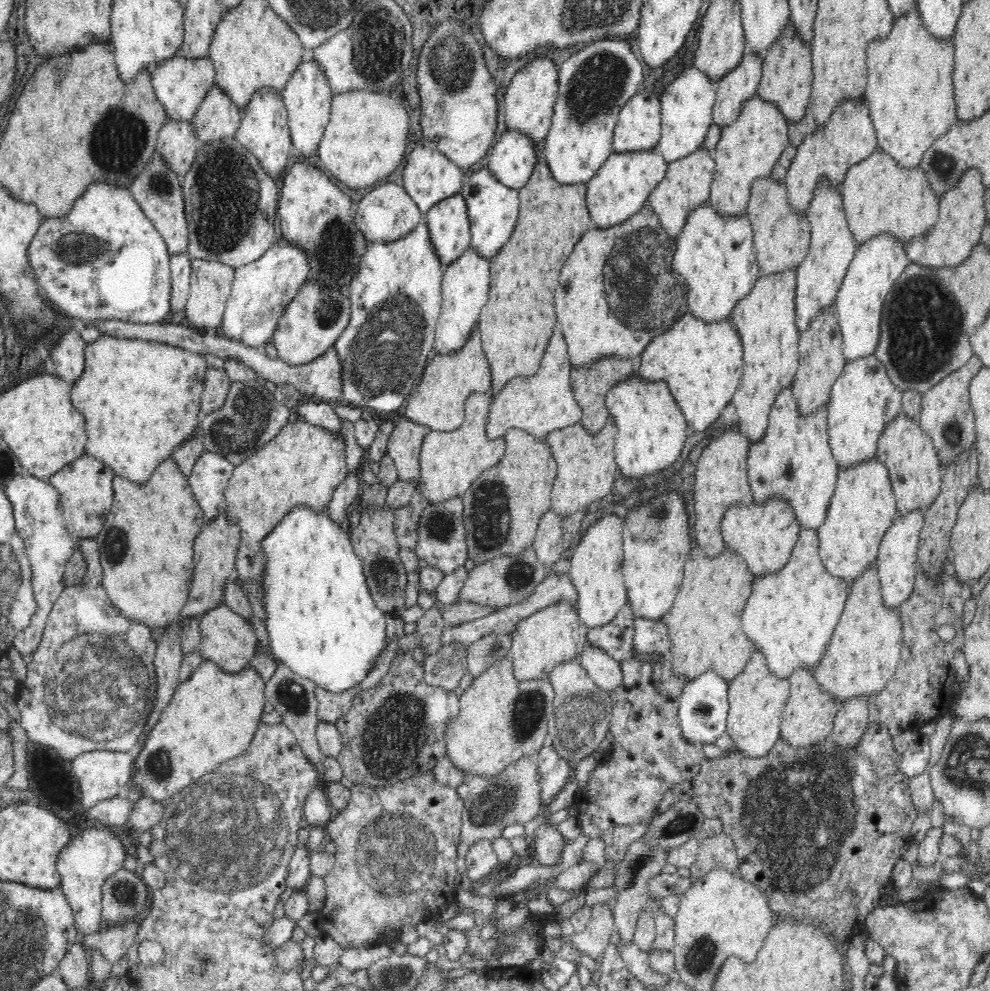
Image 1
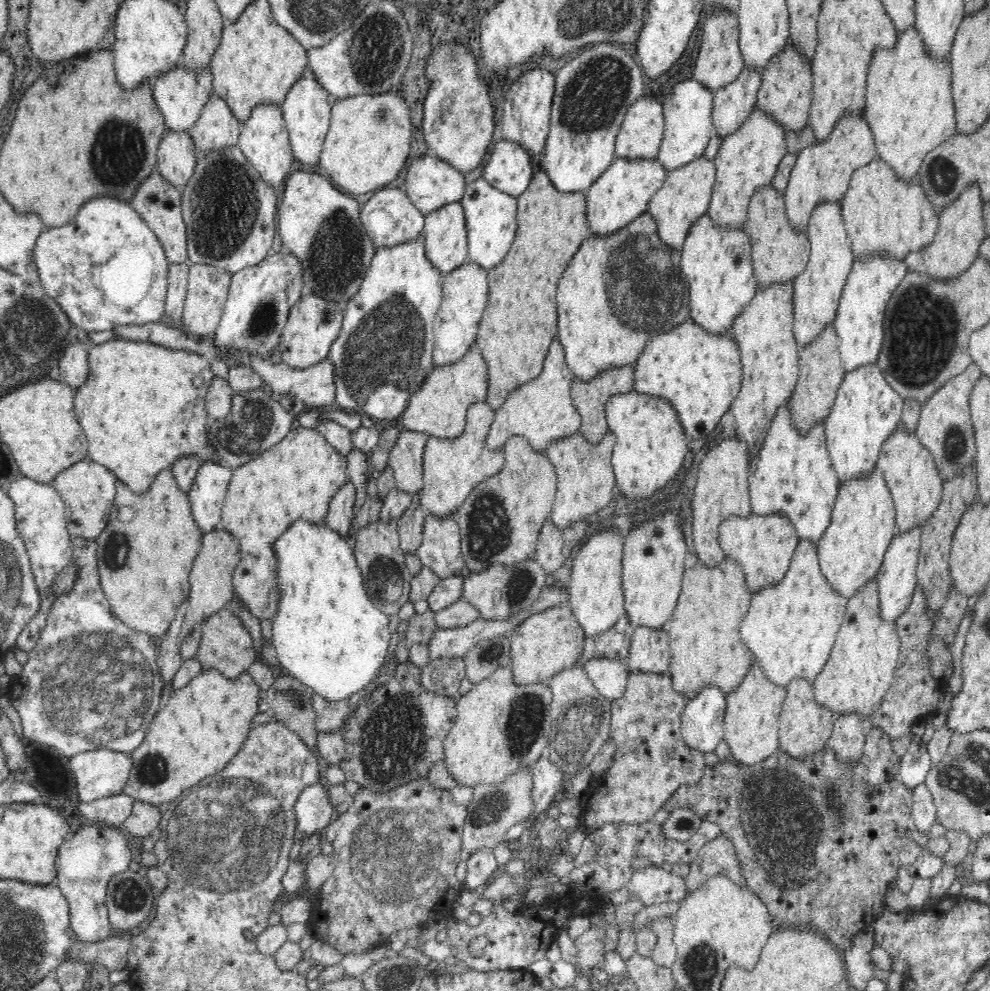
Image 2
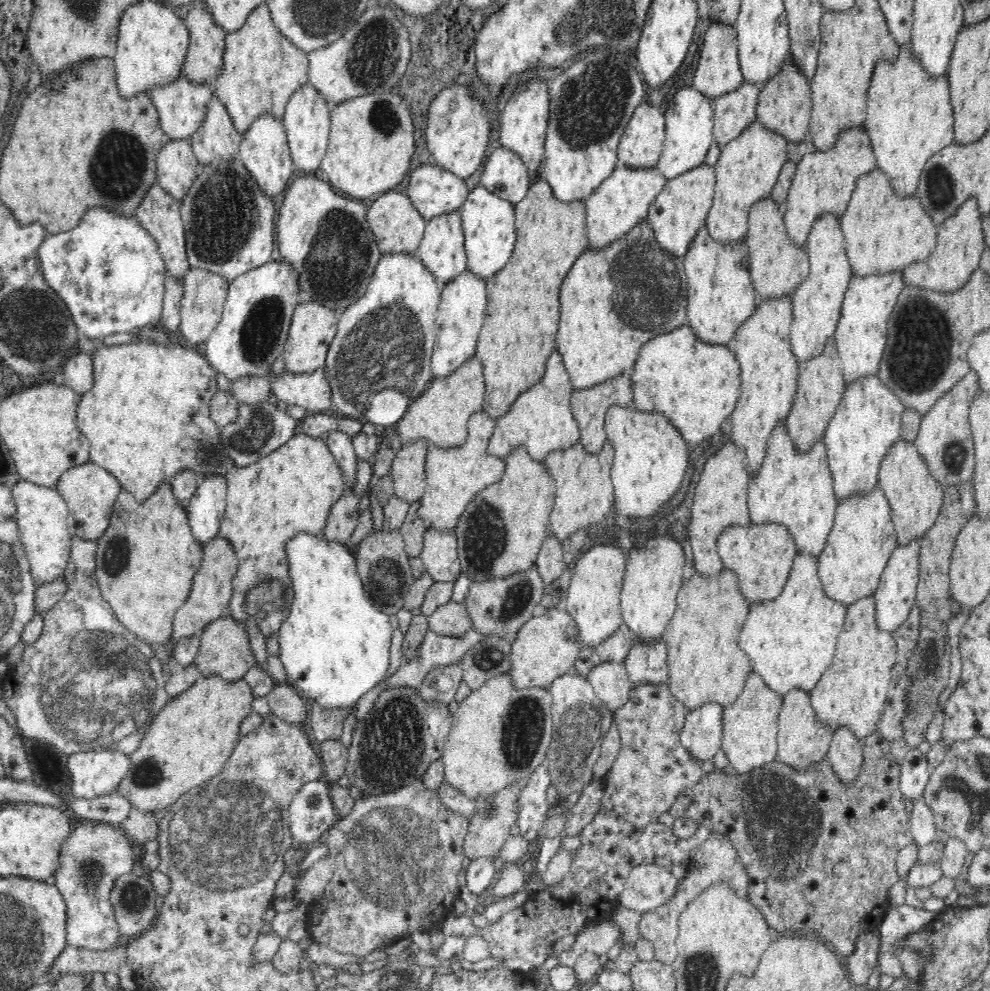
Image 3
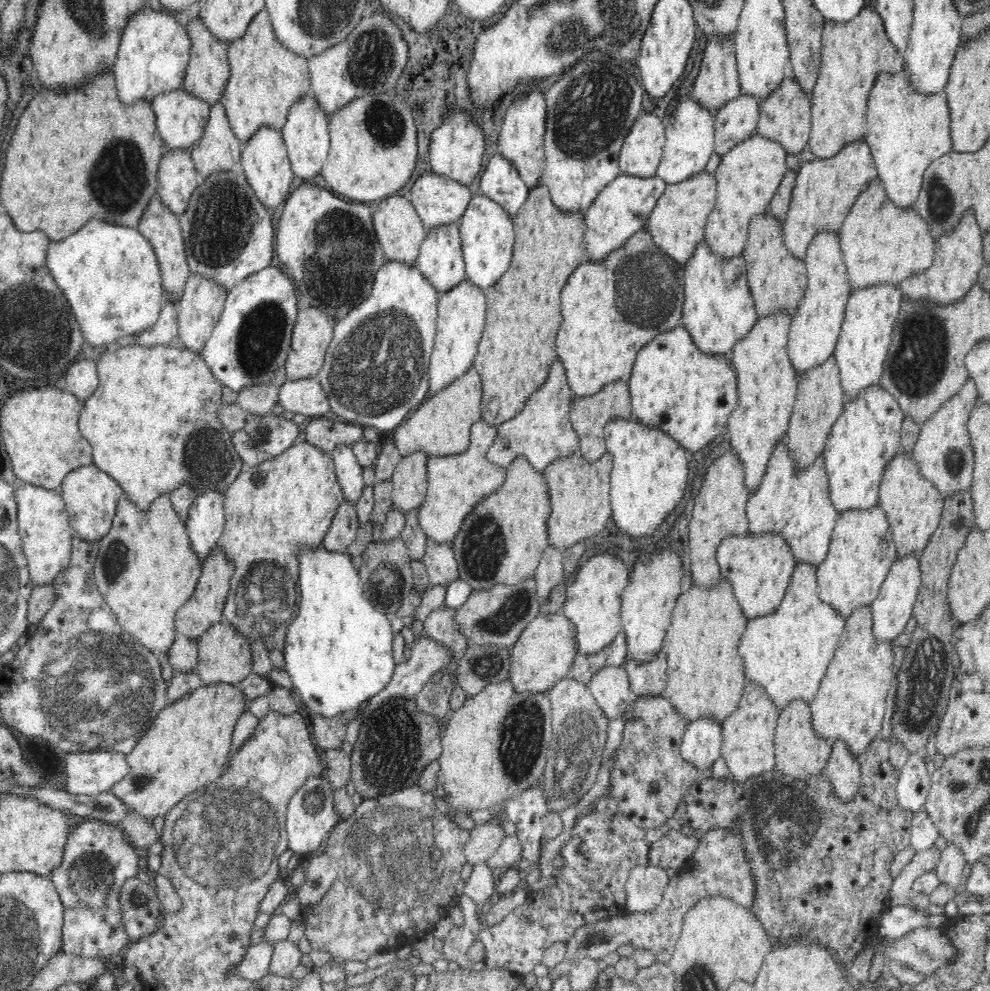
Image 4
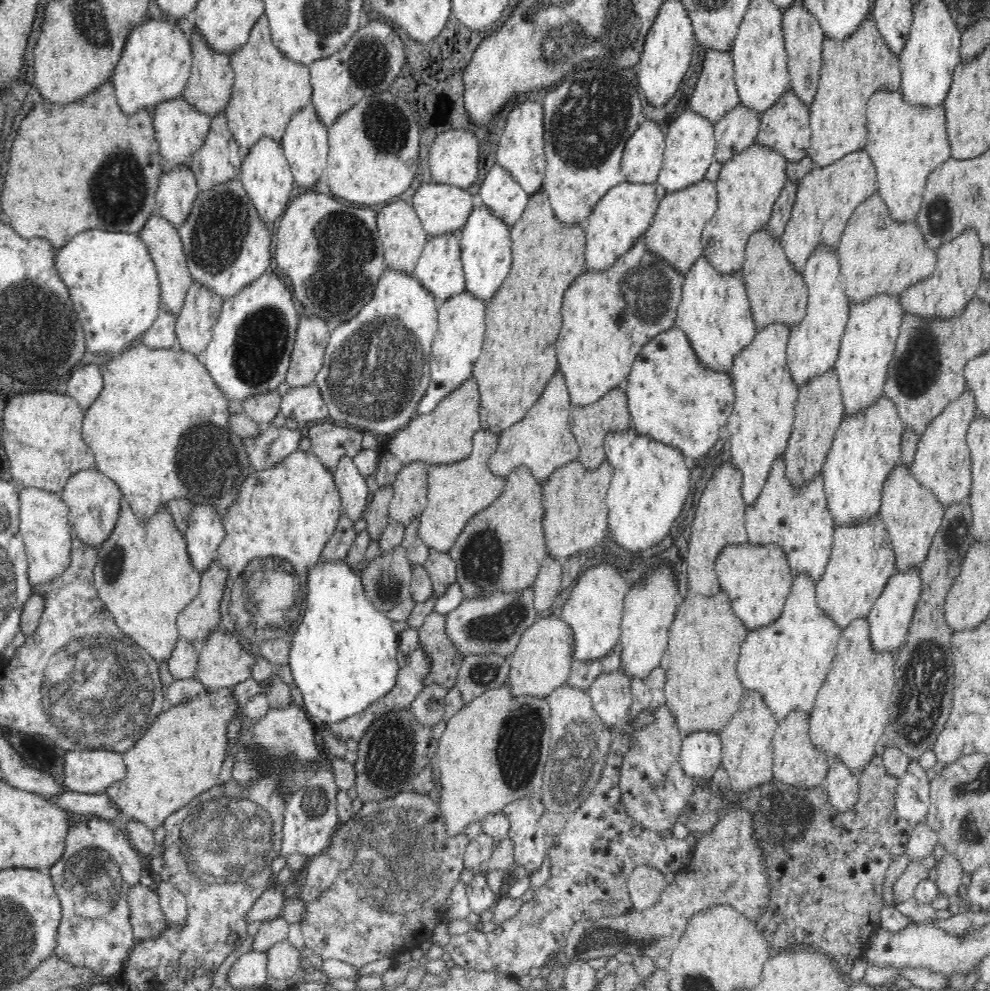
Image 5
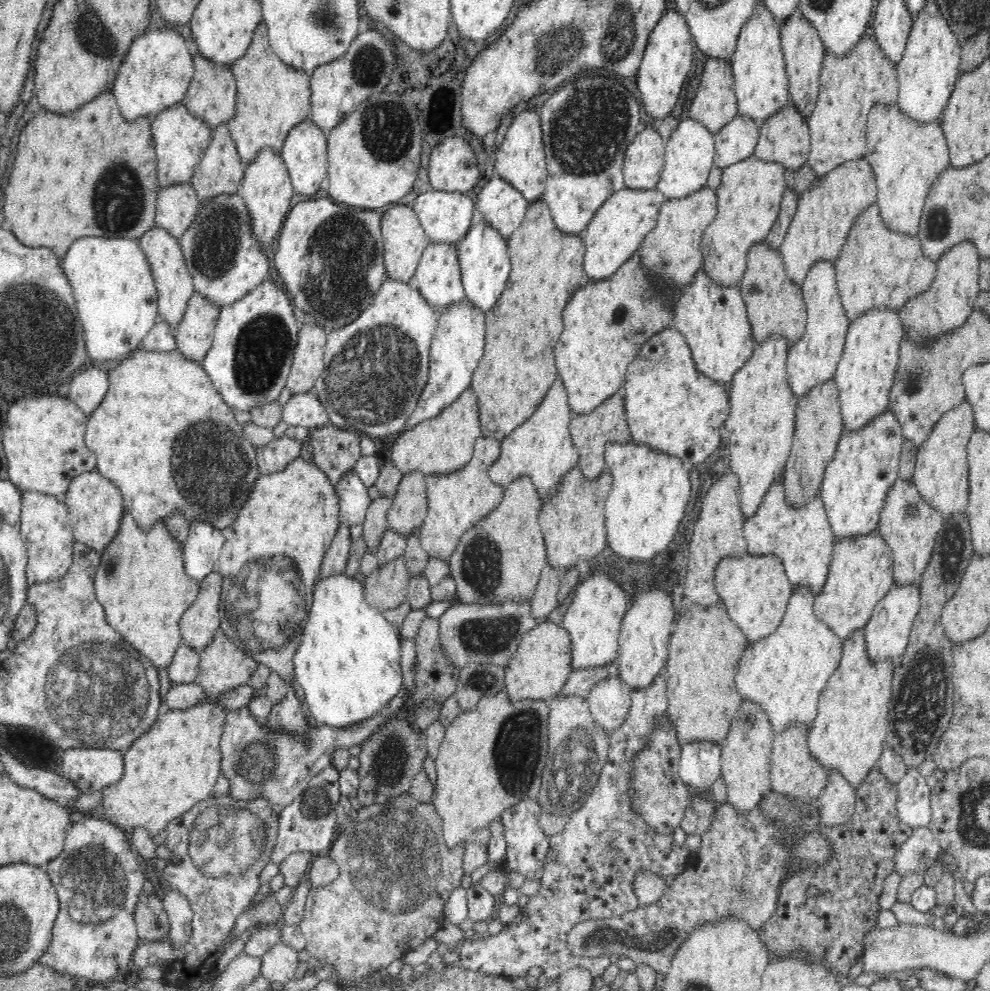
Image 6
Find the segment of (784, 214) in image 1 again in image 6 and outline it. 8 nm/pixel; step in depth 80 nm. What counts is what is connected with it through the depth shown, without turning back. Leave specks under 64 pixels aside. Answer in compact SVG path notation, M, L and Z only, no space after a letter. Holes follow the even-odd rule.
M766 242L755 245L748 252L747 268L739 289L745 302L755 345L768 341L773 334L782 334L782 337L786 337L788 346L792 346L804 336L807 310L803 291L790 281L790 277L785 274L785 266L782 255L770 249Z

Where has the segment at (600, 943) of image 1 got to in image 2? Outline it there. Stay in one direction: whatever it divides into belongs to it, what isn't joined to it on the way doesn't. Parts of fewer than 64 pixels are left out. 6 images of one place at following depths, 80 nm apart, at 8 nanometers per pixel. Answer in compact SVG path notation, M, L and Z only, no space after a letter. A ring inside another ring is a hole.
M590 927L574 941L578 950L577 960L580 971L589 974L593 967L601 966L605 955L604 938L606 936L602 927Z

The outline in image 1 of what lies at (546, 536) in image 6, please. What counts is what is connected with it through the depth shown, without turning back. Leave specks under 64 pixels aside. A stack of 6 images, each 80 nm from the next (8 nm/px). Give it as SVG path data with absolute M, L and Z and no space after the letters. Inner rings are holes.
M609 416L600 432L591 434L580 422L560 430L552 430L546 437L552 456L557 462L556 478L551 493L551 508L560 517L570 516L582 508L587 510L610 494L620 472L615 461L615 446L618 429Z

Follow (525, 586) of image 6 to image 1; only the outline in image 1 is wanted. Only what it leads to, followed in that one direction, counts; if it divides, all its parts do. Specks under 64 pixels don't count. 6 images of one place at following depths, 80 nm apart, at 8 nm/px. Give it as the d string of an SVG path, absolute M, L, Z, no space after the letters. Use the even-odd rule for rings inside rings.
M508 428L504 441L502 459L496 466L486 468L462 496L467 558L475 565L496 556L514 556L533 546L538 520L551 508L557 462L546 438Z

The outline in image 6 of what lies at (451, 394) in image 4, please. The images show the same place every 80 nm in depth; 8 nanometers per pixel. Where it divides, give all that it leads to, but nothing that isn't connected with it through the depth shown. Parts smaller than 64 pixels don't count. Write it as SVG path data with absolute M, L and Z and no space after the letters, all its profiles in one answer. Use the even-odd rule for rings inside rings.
M468 386L455 402L430 420L418 422L412 430L400 433L390 450L390 460L404 475L419 470L425 476L450 474L464 468L473 456L476 438L481 436L479 406L476 393Z

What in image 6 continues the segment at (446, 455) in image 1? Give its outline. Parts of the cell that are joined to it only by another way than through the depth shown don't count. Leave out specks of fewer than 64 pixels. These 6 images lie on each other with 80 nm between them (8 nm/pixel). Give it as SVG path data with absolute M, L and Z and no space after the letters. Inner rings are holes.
M480 436L476 438L473 456L464 468L450 474L430 474L426 477L428 514L419 529L419 537L430 558L449 560L462 534L502 502L505 489L492 482L488 474L488 469L500 456L500 450L501 443L495 438Z

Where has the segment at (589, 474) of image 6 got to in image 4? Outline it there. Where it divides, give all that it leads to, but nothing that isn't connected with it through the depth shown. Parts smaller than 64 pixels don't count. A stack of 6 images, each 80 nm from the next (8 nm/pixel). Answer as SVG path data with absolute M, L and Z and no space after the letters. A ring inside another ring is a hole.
M620 379L606 384L600 392L596 392L588 398L574 396L571 406L569 420L579 436L578 452L586 459L586 462L596 462L607 452L604 428L608 424L608 420L610 418L628 418L632 415L628 379Z

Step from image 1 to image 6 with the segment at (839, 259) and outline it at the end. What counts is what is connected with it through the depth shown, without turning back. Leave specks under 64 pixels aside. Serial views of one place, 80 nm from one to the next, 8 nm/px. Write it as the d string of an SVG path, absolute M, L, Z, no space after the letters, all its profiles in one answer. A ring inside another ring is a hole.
M824 260L814 263L801 288L808 322L804 338L790 346L787 353L787 381L797 398L810 392L818 384L824 384L826 380L835 377L837 365L845 348L849 326L836 283L835 266L832 266L832 262Z

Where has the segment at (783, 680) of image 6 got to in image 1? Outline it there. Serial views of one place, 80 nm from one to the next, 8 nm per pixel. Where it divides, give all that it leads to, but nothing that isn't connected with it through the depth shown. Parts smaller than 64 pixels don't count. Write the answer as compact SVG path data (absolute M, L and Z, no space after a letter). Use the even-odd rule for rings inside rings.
M801 528L790 562L780 574L758 578L746 602L742 628L754 646L766 656L768 670L778 678L788 678L796 668L816 668L842 616L849 595L845 582L830 576L818 556L816 530Z

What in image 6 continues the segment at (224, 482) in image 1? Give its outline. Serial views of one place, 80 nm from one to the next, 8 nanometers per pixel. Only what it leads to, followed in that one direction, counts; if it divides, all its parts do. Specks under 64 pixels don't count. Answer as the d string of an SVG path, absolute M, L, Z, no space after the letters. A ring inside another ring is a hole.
M201 520L192 521L188 536L182 543L185 573L198 582L206 578L215 570L224 541L222 530Z

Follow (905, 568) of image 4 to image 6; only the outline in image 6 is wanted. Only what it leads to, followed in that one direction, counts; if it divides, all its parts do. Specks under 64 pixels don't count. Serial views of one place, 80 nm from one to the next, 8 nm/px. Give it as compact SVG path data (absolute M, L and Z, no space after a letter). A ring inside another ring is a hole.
M893 582L888 594L876 604L874 610L872 610L872 620L867 622L864 628L866 650L868 650L868 658L872 662L897 661L904 654L904 650L908 646L912 624L920 608L920 595L918 584L902 584L902 586L899 586L899 584Z

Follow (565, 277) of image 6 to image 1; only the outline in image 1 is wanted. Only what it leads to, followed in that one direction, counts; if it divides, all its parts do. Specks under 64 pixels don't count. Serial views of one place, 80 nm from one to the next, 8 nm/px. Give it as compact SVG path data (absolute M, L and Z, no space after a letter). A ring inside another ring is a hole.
M538 156L538 164L535 164L532 176L519 190L520 218L514 228L514 234L510 242L498 252L496 258L490 262L490 282L492 292L486 304L481 308L478 320L479 334L482 340L482 349L485 357L490 362L491 388L489 393L498 394L508 380L516 376L534 376L540 368L540 360L546 352L552 330L556 324L554 314L554 290L558 286L560 270L568 258L568 254L574 250L580 236L595 226L590 222L587 206L586 184L558 184L553 177L550 167L544 156Z

